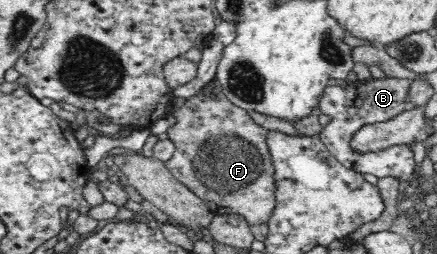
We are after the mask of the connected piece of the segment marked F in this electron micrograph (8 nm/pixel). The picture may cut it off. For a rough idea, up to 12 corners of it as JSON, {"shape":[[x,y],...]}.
{"shape":[[220,93],[174,113],[165,166],[213,213],[268,222],[268,130]]}

